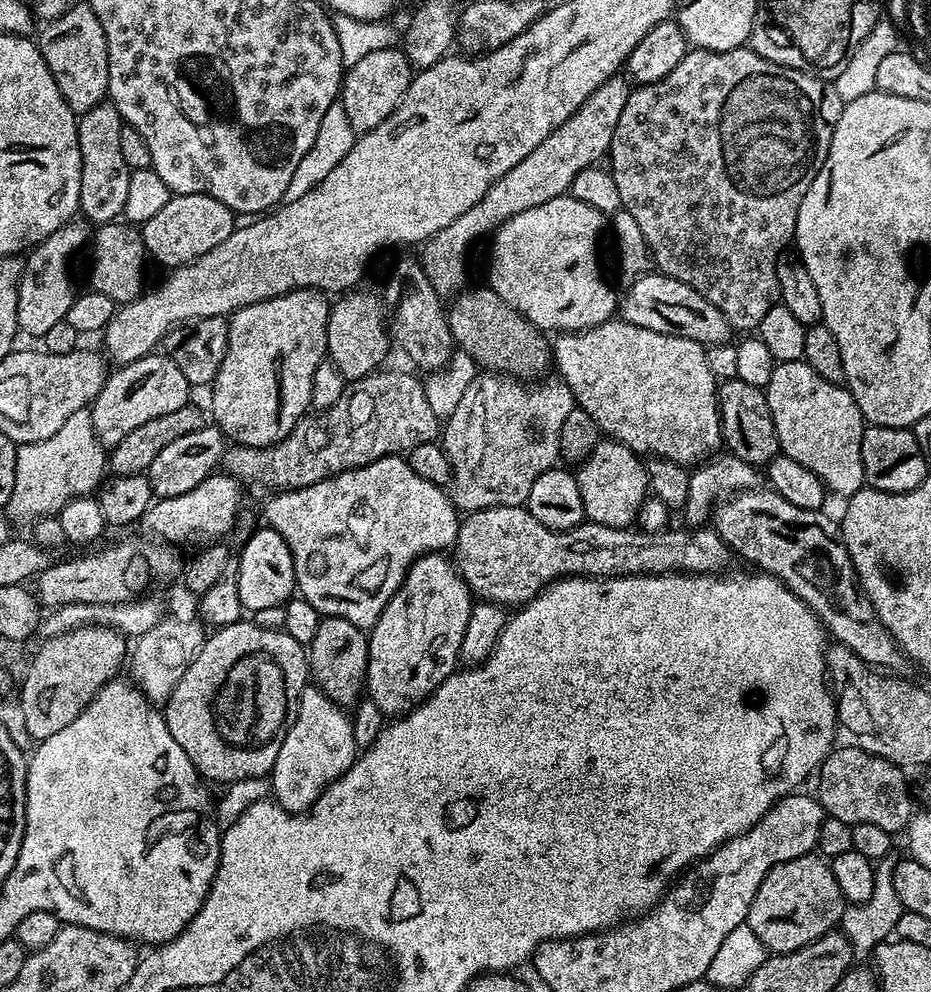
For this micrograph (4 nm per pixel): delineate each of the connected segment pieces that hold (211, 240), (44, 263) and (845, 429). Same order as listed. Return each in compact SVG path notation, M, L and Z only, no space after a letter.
M173 194L170 202L166 202L150 222L142 225L144 251L151 259L153 256L158 263L165 264L165 269L171 270L202 258L202 254L226 242L236 227L232 209L218 202L218 198L210 198L206 194Z
M69 222L63 224L54 234L50 234L43 242L35 245L27 253L20 273L18 286L18 310L16 326L21 333L42 338L46 330L50 330L57 322L68 319L68 311L74 299L72 292L72 276L68 273L68 263L72 255L90 240L90 228L87 223Z
M795 360L785 364L777 363L774 374L770 374L766 391L781 453L806 466L806 470L813 472L829 493L841 492L841 497L847 498L861 491L865 487L862 470L862 434L866 421L847 387L831 384L826 378L820 377L804 360Z

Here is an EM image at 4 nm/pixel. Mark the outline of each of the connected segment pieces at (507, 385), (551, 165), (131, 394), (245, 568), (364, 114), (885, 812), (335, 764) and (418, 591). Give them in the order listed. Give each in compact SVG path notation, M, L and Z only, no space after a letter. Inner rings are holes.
M485 371L483 374L478 374L470 382L470 386L466 386L466 394L462 394L462 399L458 402L458 407L455 408L454 414L450 414L443 421L442 447L452 467L450 495L453 504L456 505L461 513L469 514L478 511L480 508L488 507L518 507L520 505L527 505L530 489L534 487L538 474L542 474L546 469L553 467L561 455L559 436L562 434L562 422L569 416L570 410L574 406L570 386L566 386L563 380L559 378L548 380L545 384L538 385L537 388L527 388L523 383L526 384L523 379L517 378L515 375L497 374L494 371Z
M613 78L598 86L598 90L586 98L582 107L566 122L562 122L562 126L558 126L558 130L554 130L546 142L542 142L542 146L534 146L534 150L530 150L530 154L526 154L526 158L522 158L514 170L502 174L502 178L498 178L498 182L486 190L479 204L424 241L424 272L437 292L456 294L469 283L468 247L479 236L487 237L514 214L530 210L530 206L542 206L542 202L550 202L550 198L565 195L579 172L599 165L607 157L608 147L614 138L614 126L618 126L618 118L622 115L622 106L626 106L629 91L629 81L624 78Z
M149 354L117 367L105 379L102 390L90 405L94 434L105 449L110 450L122 442L126 434L138 430L138 426L189 404L188 391L190 385L186 374L178 370L178 366L167 354Z
M260 526L239 549L237 590L242 606L249 613L264 612L267 608L279 609L293 599L297 591L296 575L294 574L294 558L282 538L272 528Z
M399 48L374 50L374 54L366 54L358 58L358 62L347 65L340 85L338 103L342 110L346 110L346 118L350 118L350 126L356 133L374 130L402 102L406 90L410 86L414 69L406 58L406 54Z
M833 747L818 769L820 781L814 792L825 813L847 824L869 823L891 834L903 833L914 815L912 796L904 781L905 769L870 754L865 748L840 747Z
M305 686L298 714L288 727L270 773L270 792L287 812L306 812L324 791L356 761L358 747L352 733L352 716L321 688Z
M439 551L420 556L412 565L394 598L386 602L386 610L368 632L368 679L366 696L386 718L407 716L413 708L431 696L446 678L457 671L463 634L470 621L474 596L462 581L453 561Z

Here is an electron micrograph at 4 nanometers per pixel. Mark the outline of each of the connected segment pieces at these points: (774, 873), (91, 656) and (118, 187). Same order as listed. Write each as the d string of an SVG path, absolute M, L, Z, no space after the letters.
M808 853L802 858L778 863L767 872L751 903L746 923L767 951L780 955L833 931L841 923L847 905L831 865L823 857Z
M87 624L57 636L47 637L45 644L28 664L24 685L18 699L26 718L26 729L33 741L39 742L70 726L98 690L117 675L120 663L126 660L126 640L104 624Z
M103 102L83 113L76 125L78 150L82 154L80 212L85 221L96 226L111 224L124 215L126 193L130 187L132 173L132 169L126 166L126 161L120 152L120 132L124 123L116 107L111 102Z

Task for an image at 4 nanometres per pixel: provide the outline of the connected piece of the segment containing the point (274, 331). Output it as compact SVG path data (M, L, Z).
M299 288L257 304L251 304L231 313L228 320L228 345L222 358L222 366L210 385L212 391L212 416L215 427L229 441L251 448L265 448L282 442L294 430L294 426L309 411L312 399L310 386L314 382L314 370L325 359L328 351L326 330L328 309L325 293L314 288Z

